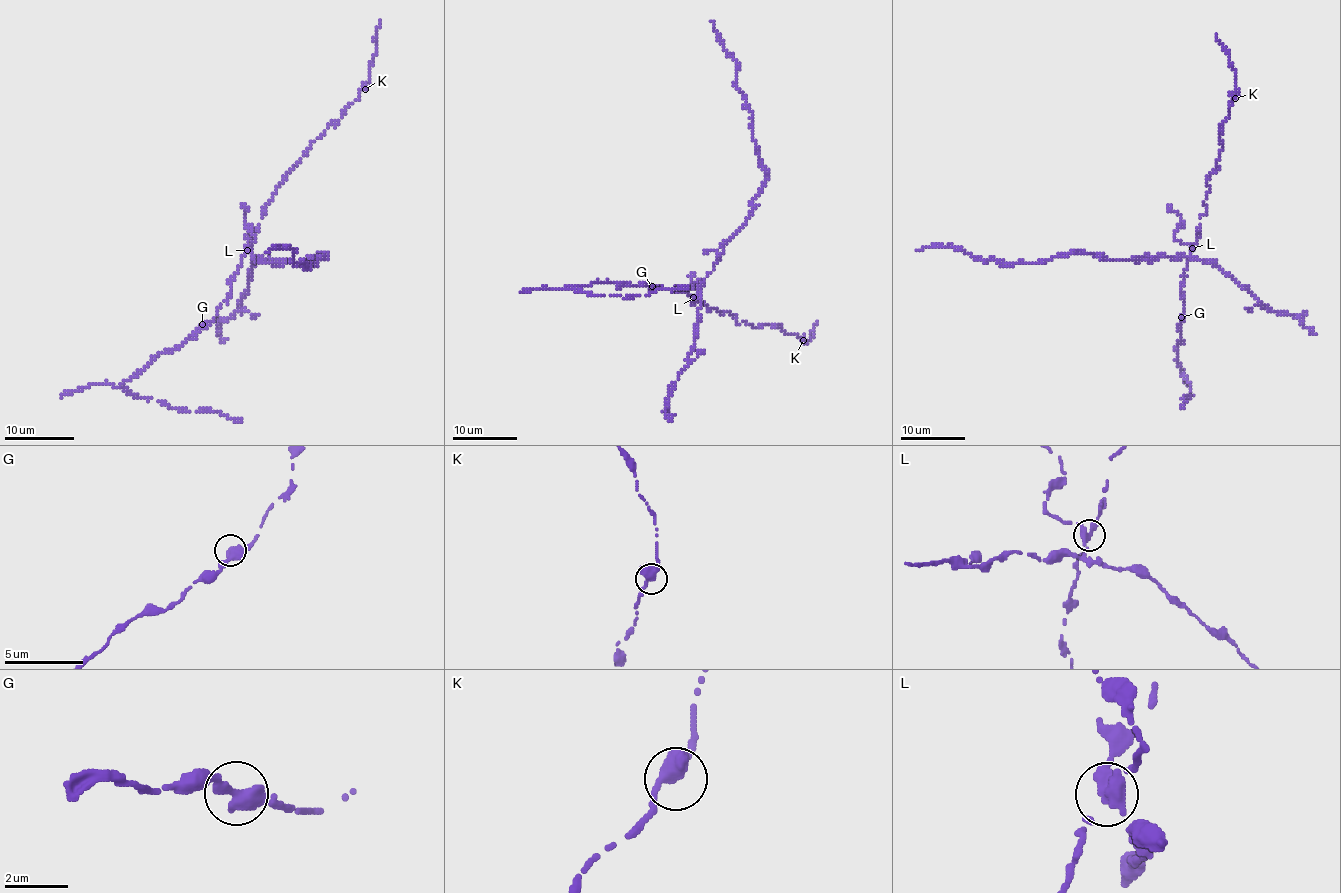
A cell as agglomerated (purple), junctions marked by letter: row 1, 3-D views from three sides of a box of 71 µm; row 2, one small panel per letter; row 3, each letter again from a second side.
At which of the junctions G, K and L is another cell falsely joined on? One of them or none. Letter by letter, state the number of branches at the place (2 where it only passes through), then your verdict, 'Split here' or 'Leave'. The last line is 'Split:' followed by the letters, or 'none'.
G: Branches: 2. Leave
K: Branches: 2. Leave
L: Branches: 2. Split here
Split: L

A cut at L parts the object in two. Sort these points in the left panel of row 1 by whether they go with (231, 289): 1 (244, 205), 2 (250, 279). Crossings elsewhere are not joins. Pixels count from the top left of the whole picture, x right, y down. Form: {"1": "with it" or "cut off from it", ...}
{"1": "cut off from it", "2": "cut off from it"}

